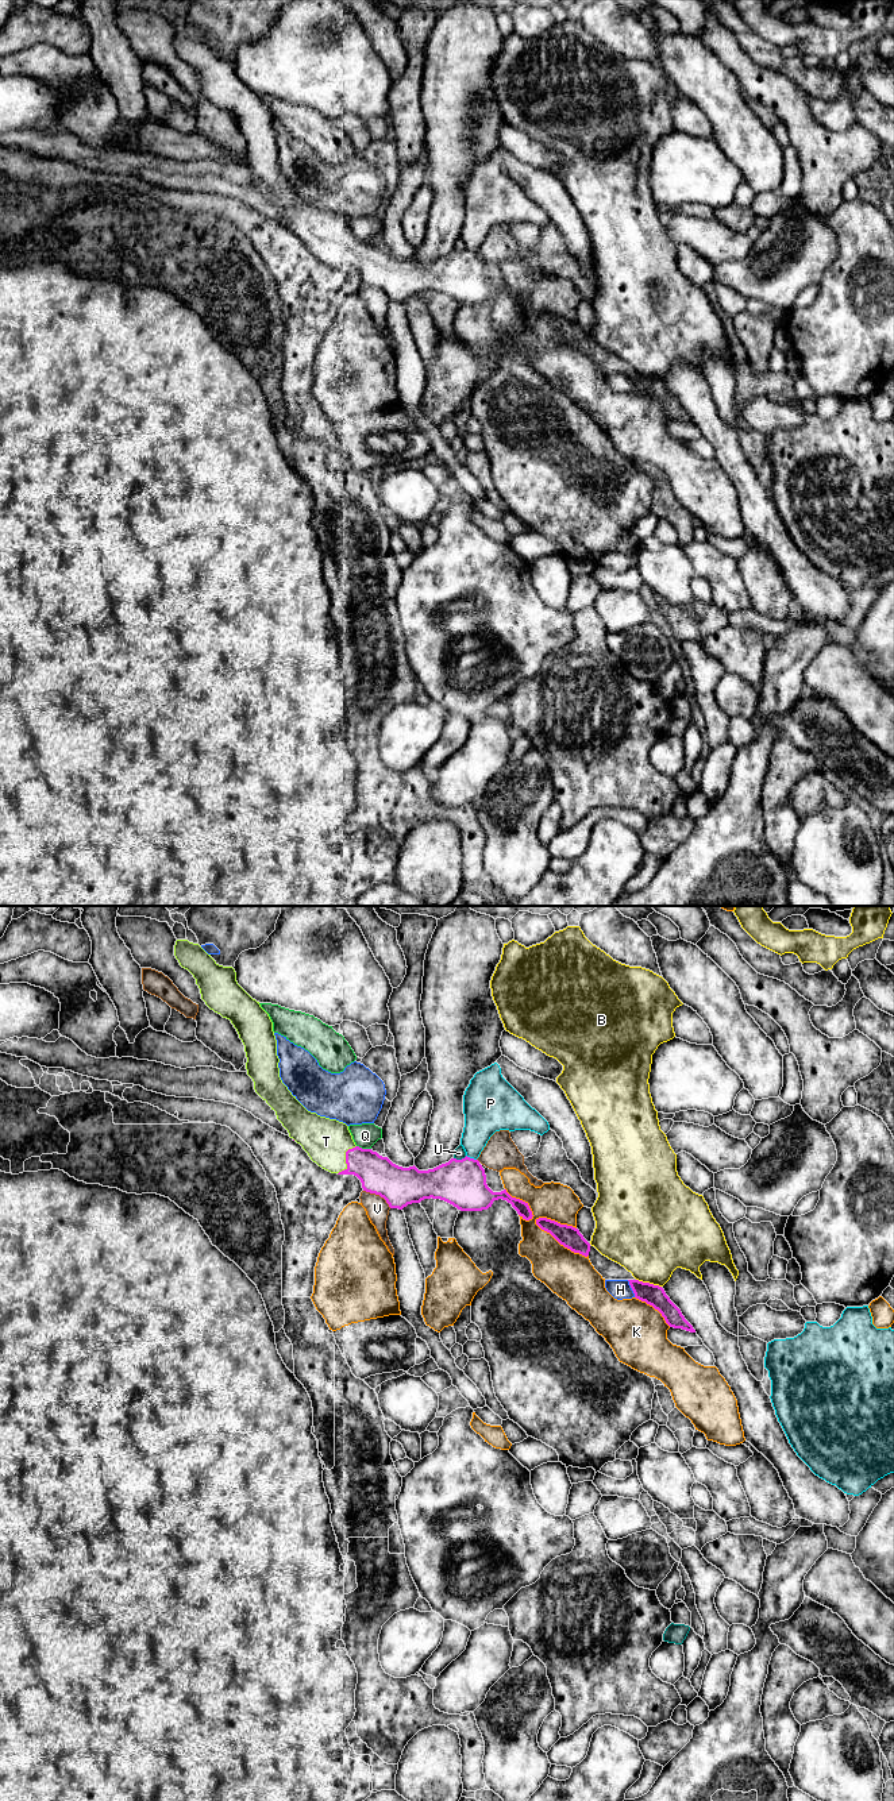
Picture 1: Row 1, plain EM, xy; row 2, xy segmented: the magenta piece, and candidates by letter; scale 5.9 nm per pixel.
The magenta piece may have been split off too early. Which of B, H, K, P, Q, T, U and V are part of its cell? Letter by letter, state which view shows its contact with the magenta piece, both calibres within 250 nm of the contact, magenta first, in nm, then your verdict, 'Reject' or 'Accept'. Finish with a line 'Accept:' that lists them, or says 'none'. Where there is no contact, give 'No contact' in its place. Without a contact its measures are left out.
B: Touches magenta in xy. Thickness 130 nm (magenta) against 440 nm. Reject
H: Touches magenta in xy. Thickness 130 nm (magenta) against 120 nm. Reject
K: Touches magenta in xy. Thickness 130 nm (magenta) against 280 nm. Reject
P: Touches magenta in xy. Thickness 280 nm (magenta) against 220 nm. Reject
Q: Touches magenta in xy. Thickness 220 nm (magenta) against 150 nm. Reject
T: Touches magenta in xy. Thickness 220 nm (magenta) against 260 nm. Accept
U: Touches magenta in xy. Thickness 280 nm (magenta) against 70 nm. Reject
V: Touches magenta in xy. Thickness 220 nm (magenta) against 130 nm. Reject
Accept: T

